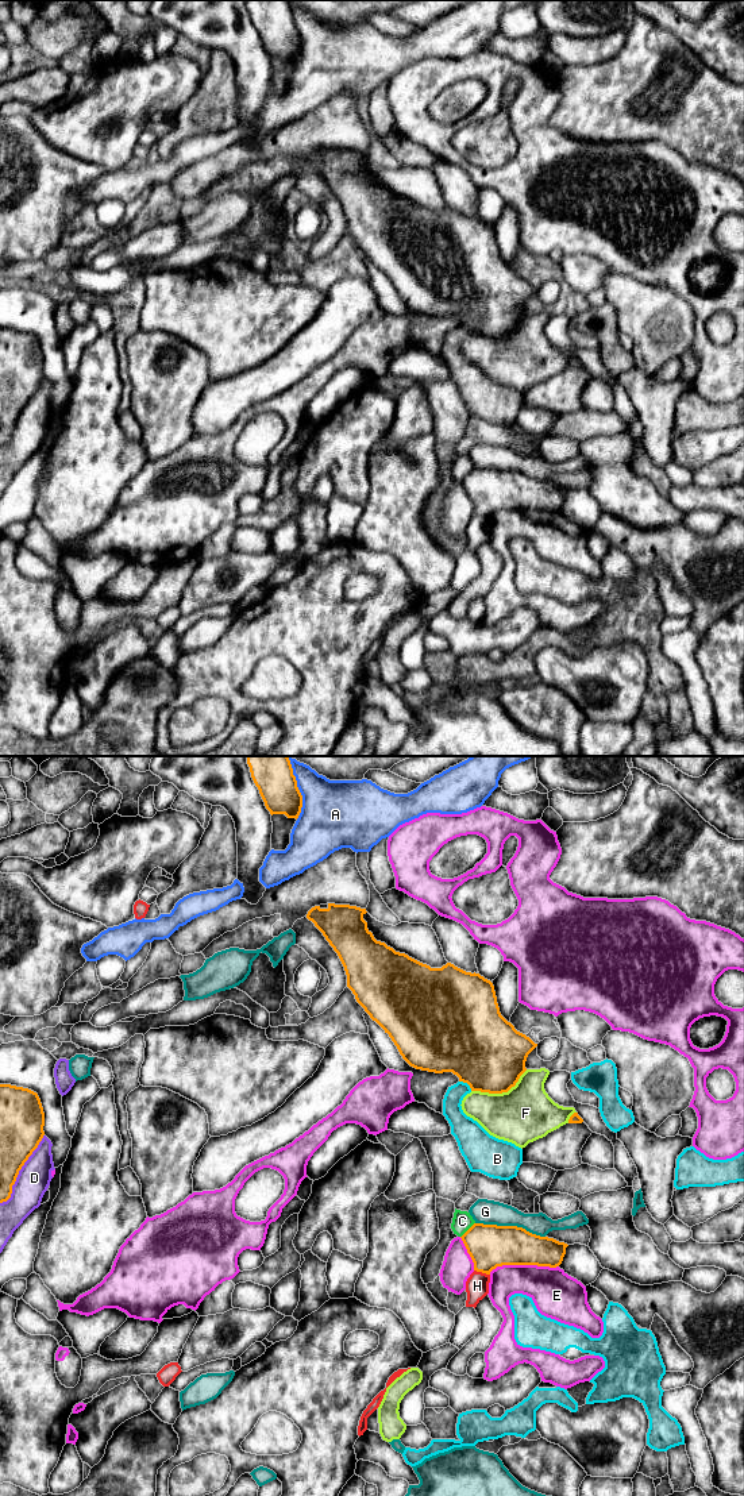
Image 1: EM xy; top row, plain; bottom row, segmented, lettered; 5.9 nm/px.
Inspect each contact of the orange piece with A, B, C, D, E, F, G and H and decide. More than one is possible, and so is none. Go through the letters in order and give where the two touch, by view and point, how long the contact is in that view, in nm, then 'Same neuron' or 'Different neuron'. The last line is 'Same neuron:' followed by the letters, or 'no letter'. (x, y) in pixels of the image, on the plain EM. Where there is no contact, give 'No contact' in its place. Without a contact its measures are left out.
A: Touches orange at xy (297, 33). Shared border 380 nm. Different neuron
B: Touches orange at xy (466, 326). Shared border 100 nm. Different neuron
C: Touches orange at xy (467, 474). Shared border 130 nm. Different neuron
D: Touches orange at xy (19, 413). Shared border 480 nm. Different neuron
E: Touches orange at xy (523, 508). Shared border 420 nm. Different neuron
F: Touches orange at xy (500, 336). Shared border 360 nm. Different neuron
G: Touches orange at xy (511, 470). Shared border 420 nm. Different neuron
H: Touches orange at xy (482, 516). Shared border 100 nm. Same neuron
Same neuron: H

